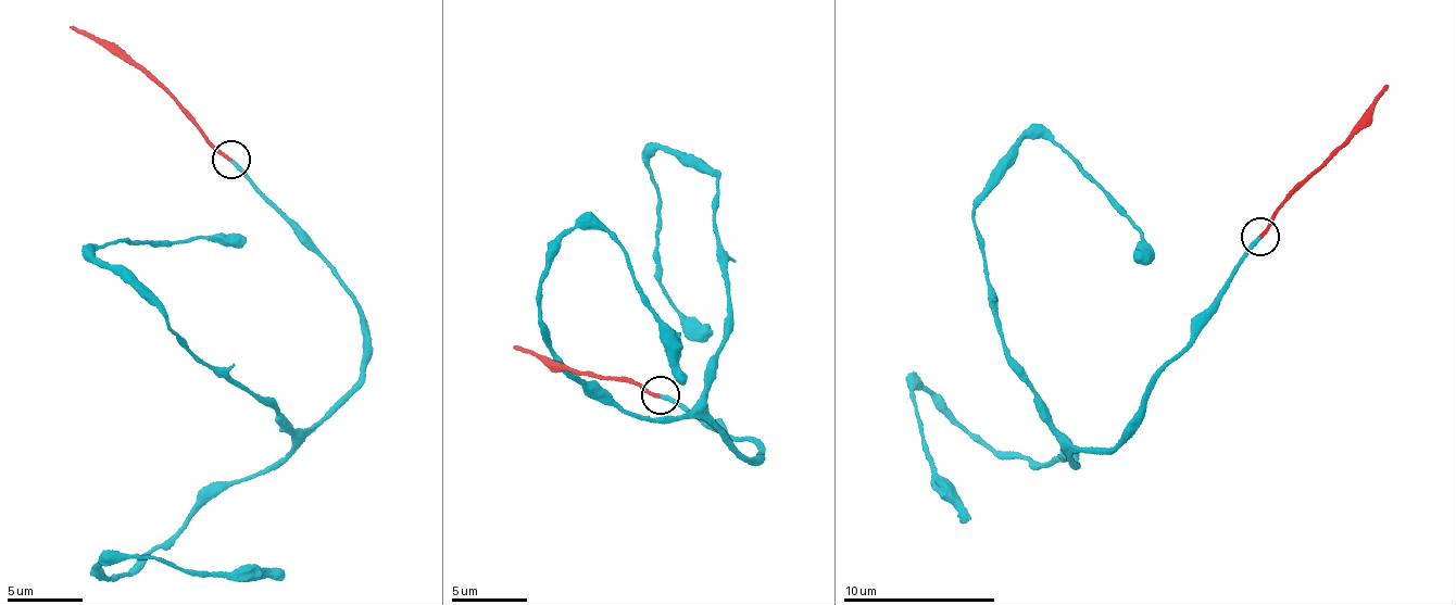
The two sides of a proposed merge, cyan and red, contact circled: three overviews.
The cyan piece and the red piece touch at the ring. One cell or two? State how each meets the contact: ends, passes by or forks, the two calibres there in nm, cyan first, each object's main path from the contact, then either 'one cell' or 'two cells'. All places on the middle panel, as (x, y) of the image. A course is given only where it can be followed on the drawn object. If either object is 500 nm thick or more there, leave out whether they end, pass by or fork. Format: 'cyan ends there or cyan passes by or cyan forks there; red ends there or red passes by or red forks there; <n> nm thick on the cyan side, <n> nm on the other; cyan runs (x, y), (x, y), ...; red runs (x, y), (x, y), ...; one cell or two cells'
cyan ends there; red ends there; 260 nm thick on the cyan side, 220 nm on the other; cyan runs (660, 396), (760, 449), (751, 463), (708, 411), (732, 313), (718, 177), (660, 148), (659, 267), (707, 340); red runs (660, 396), (638, 383), (587, 376), (515, 345); one cell

